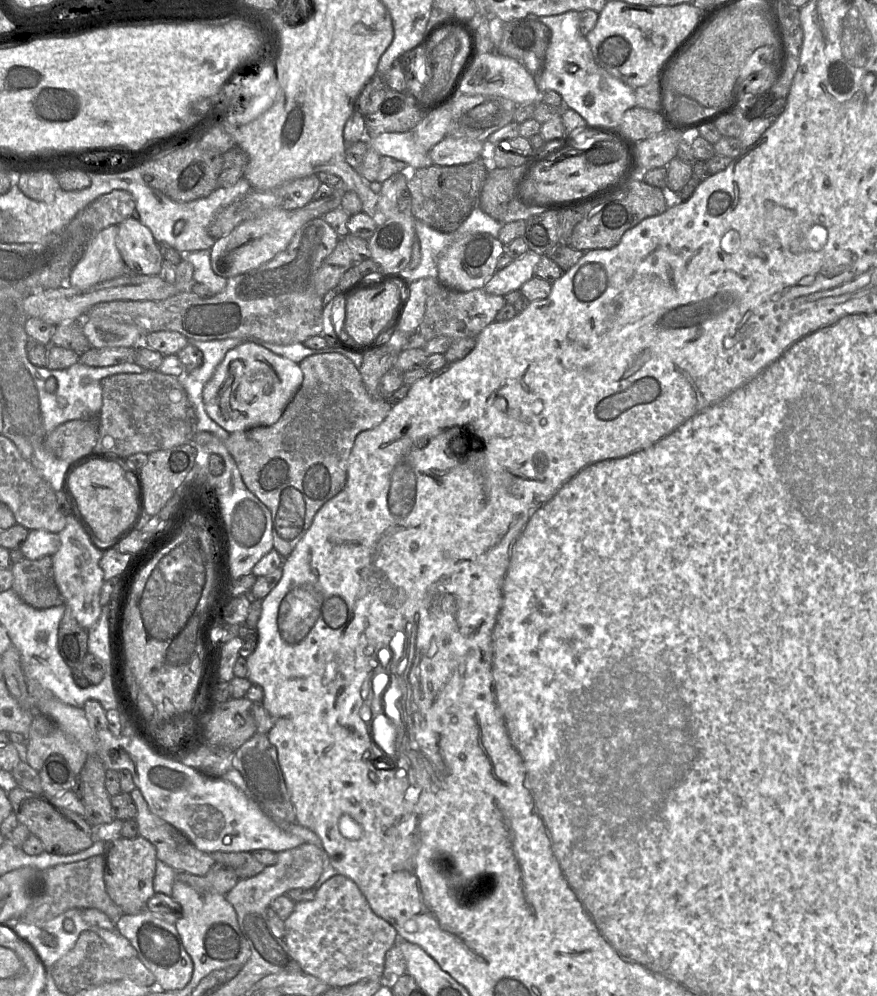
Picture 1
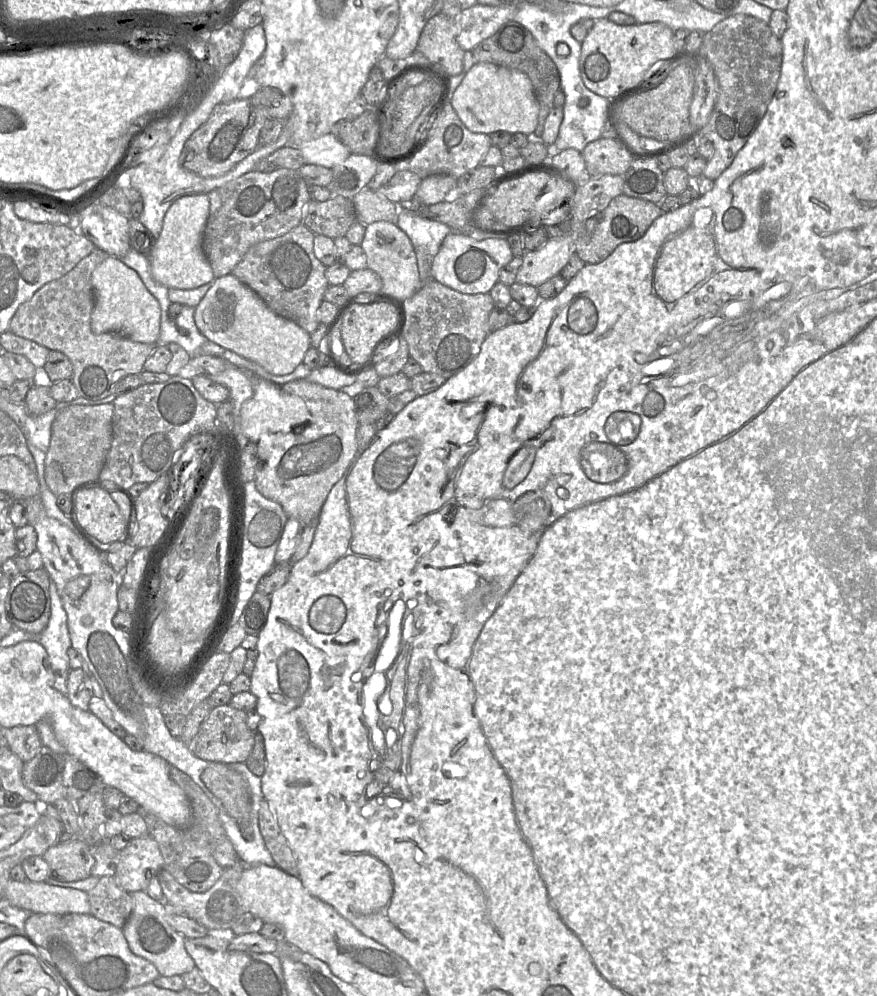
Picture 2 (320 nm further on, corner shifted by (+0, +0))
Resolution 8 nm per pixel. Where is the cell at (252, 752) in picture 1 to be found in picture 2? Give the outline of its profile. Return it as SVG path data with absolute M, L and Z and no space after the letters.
M266 799L261 801L259 807L259 827L265 846L276 866L290 875L299 877L298 865L292 849Z

